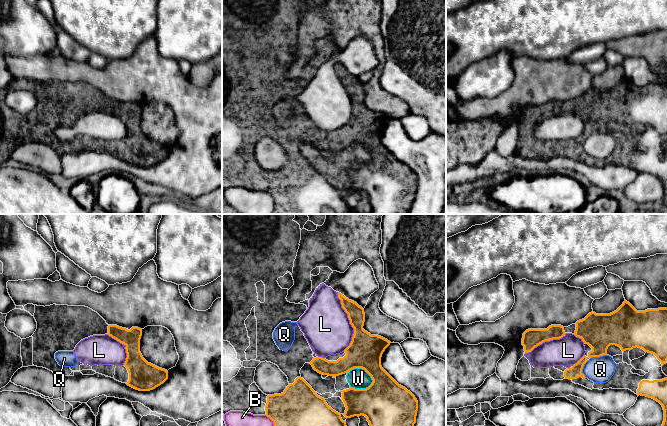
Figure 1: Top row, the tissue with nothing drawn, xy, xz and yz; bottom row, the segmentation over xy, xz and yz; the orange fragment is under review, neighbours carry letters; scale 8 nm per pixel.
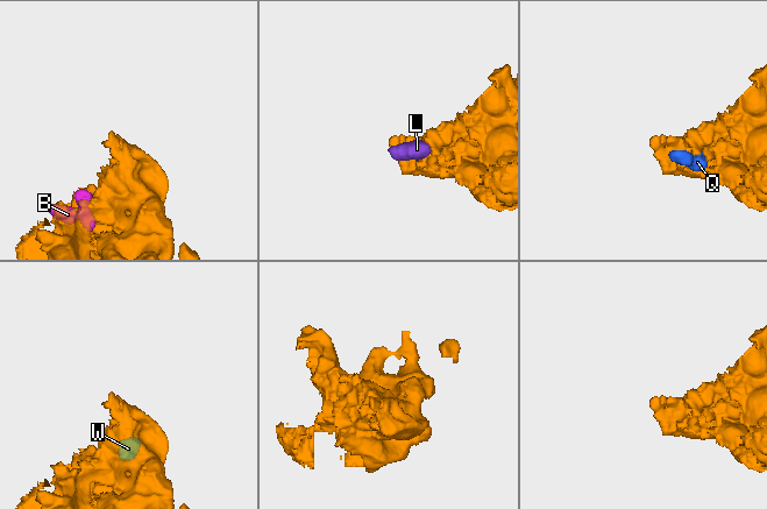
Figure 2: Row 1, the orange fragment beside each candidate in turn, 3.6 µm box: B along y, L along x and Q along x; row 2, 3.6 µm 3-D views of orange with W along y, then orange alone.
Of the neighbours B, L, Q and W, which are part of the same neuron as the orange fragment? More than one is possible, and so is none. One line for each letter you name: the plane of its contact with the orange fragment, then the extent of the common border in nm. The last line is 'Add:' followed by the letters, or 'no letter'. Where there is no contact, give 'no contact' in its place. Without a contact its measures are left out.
Add: no letter

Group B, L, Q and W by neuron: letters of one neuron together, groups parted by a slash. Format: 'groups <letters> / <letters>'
groups B L Q / W

